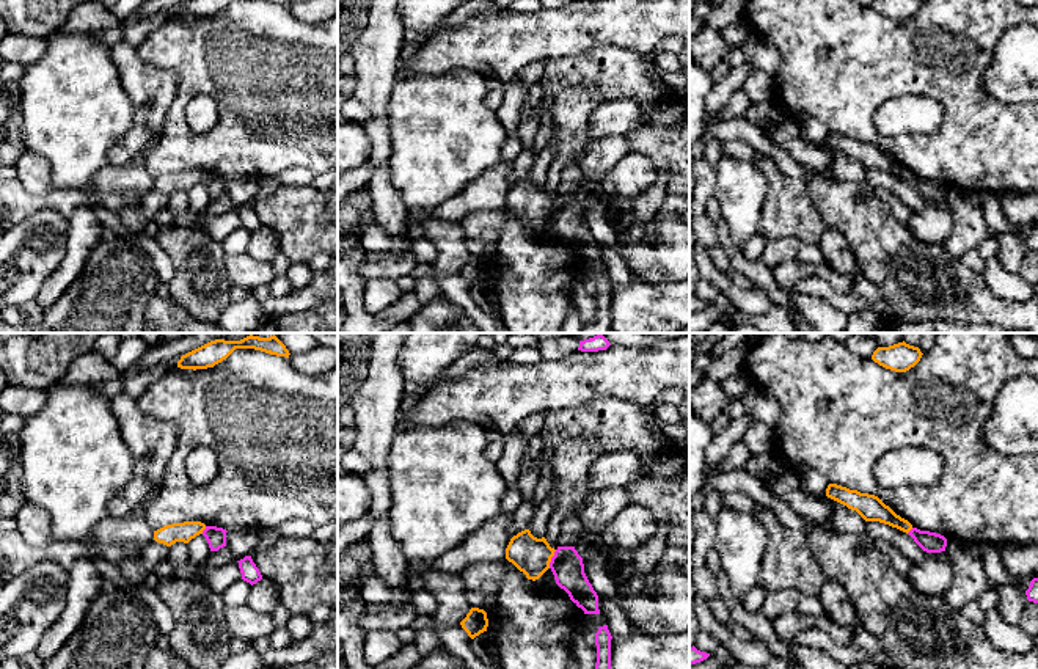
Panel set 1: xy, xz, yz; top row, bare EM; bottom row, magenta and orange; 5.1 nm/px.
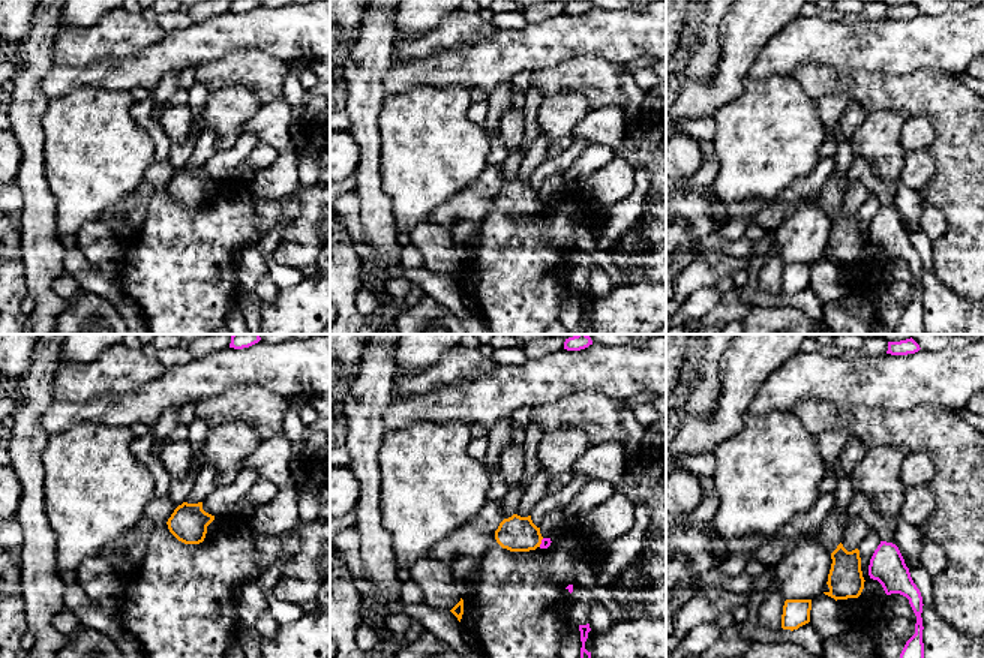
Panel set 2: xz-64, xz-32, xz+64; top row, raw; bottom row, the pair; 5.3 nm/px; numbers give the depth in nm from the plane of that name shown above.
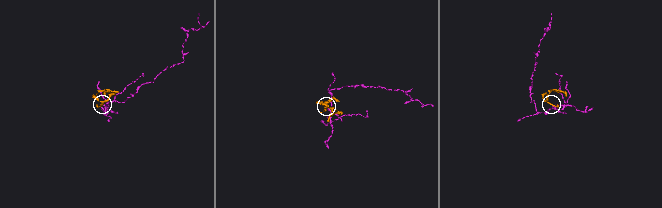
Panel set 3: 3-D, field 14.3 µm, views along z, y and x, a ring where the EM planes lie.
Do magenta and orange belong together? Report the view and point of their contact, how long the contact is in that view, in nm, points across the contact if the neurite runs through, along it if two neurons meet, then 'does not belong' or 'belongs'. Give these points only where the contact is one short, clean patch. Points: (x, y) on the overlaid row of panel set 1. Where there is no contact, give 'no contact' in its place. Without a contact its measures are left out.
meets magenta in xz at (551, 559); contact 100 nm long; border along xz (556, 550), (548, 567); does not belong

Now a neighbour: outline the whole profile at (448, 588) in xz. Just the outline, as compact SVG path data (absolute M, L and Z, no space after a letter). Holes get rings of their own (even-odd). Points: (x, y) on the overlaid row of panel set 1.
M427 570L422 576L426 589L432 592L438 601L433 617L441 625L459 625L471 609L460 573Z

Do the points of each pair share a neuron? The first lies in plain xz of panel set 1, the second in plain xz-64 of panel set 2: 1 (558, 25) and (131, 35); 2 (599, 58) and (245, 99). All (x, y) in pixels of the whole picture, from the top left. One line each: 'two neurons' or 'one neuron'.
1: two neurons
2: two neurons

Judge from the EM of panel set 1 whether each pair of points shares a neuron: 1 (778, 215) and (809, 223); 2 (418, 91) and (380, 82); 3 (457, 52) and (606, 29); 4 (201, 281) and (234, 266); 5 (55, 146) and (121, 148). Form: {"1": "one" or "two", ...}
{"1": "one", "2": "two", "3": "one", "4": "two", "5": "two"}

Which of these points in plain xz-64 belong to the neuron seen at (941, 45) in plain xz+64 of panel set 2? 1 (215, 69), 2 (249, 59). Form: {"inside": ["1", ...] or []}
{"inside": []}

